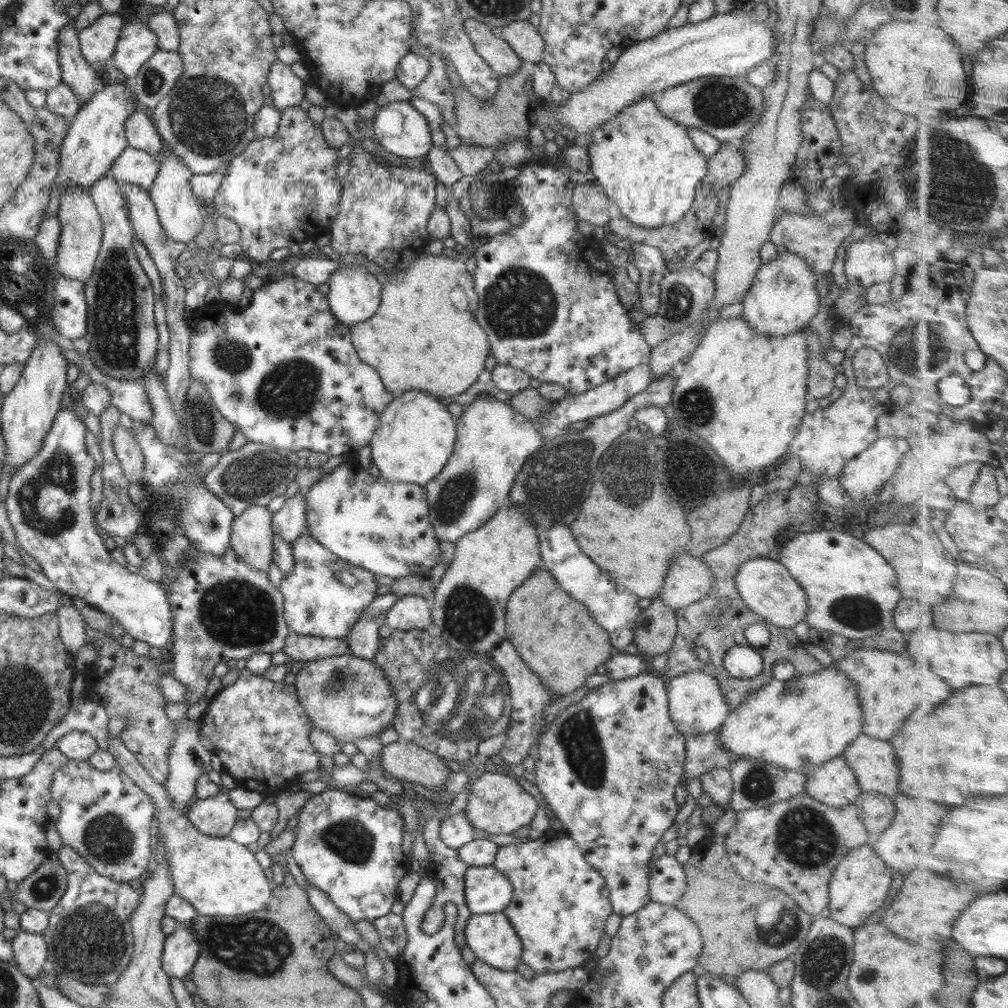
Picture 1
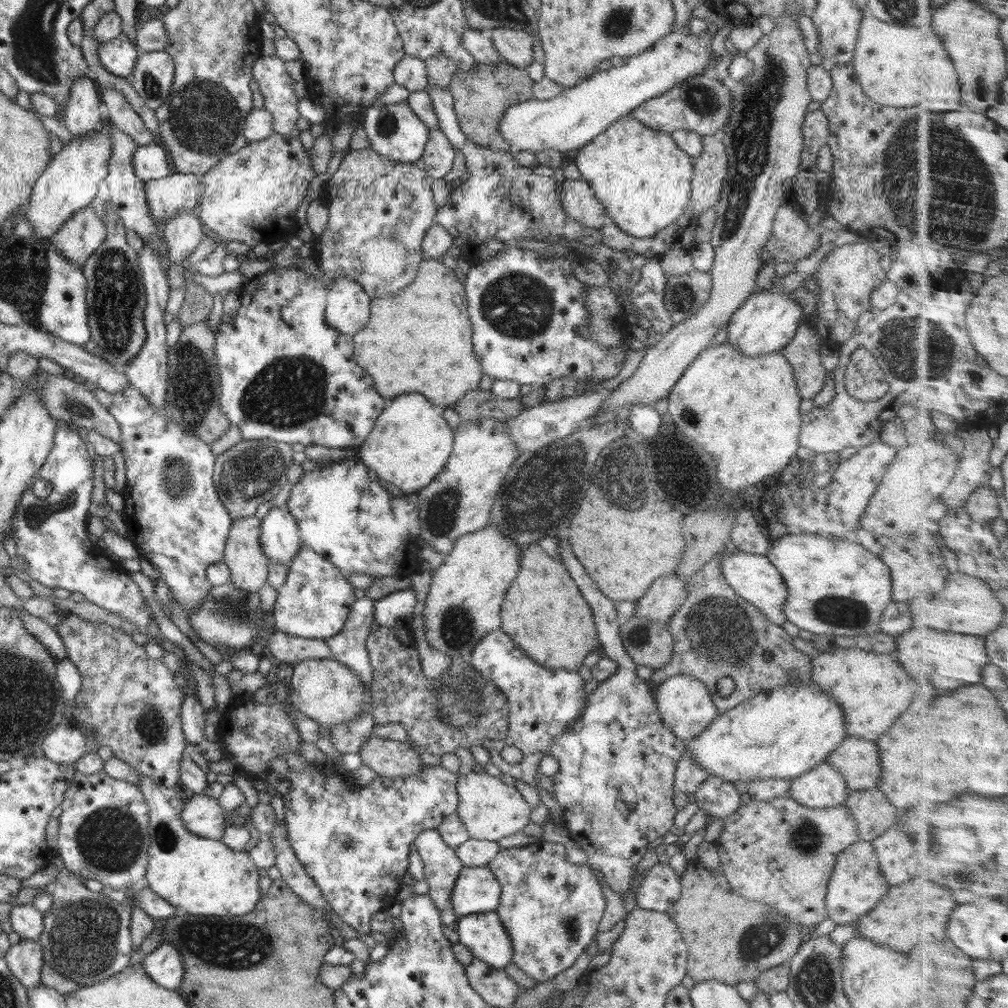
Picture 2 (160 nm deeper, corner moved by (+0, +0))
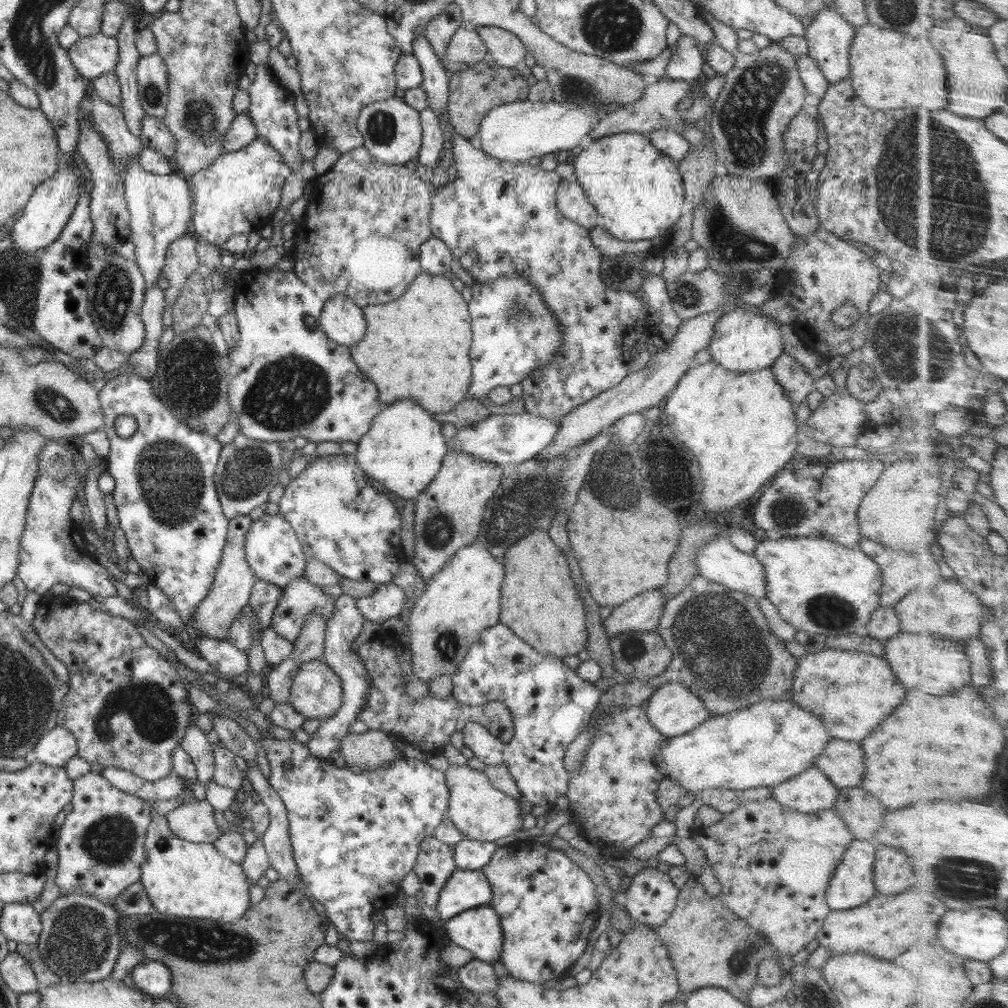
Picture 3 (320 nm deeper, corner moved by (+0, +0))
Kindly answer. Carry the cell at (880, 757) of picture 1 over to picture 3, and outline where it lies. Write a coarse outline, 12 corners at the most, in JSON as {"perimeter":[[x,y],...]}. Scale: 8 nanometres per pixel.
{"perimeter":[[834,738],[813,765],[839,790],[860,787],[861,743]]}

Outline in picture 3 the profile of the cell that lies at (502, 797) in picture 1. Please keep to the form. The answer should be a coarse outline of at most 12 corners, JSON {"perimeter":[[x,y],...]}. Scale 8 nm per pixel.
{"perimeter":[[466,765],[445,770],[446,816],[466,839],[527,827],[519,801]]}

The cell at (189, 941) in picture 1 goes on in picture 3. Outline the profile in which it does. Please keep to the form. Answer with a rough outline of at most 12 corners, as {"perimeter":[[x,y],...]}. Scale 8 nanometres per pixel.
{"perimeter":[[155,960],[131,970],[133,988],[164,997],[172,971]]}

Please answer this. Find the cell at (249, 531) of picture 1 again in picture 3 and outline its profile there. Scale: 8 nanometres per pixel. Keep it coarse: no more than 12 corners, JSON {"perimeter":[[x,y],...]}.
{"perimeter":[[248,515],[227,541],[193,628],[226,640],[258,580],[245,555]]}

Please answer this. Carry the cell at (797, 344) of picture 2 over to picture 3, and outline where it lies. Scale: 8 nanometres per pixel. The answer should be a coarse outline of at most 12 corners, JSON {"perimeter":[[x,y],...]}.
{"perimeter":[[788,353],[771,365],[775,379],[795,407],[815,380]]}

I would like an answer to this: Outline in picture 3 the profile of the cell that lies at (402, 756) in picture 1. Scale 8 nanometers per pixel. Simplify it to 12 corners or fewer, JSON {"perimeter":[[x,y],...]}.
{"perimeter":[[348,734],[337,751],[347,768],[364,772],[404,757],[394,737]]}

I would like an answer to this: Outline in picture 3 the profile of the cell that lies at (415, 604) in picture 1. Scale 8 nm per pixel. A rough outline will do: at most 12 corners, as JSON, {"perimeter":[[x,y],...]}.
{"perimeter":[[390,581],[356,604],[365,620],[386,626],[407,600]]}

